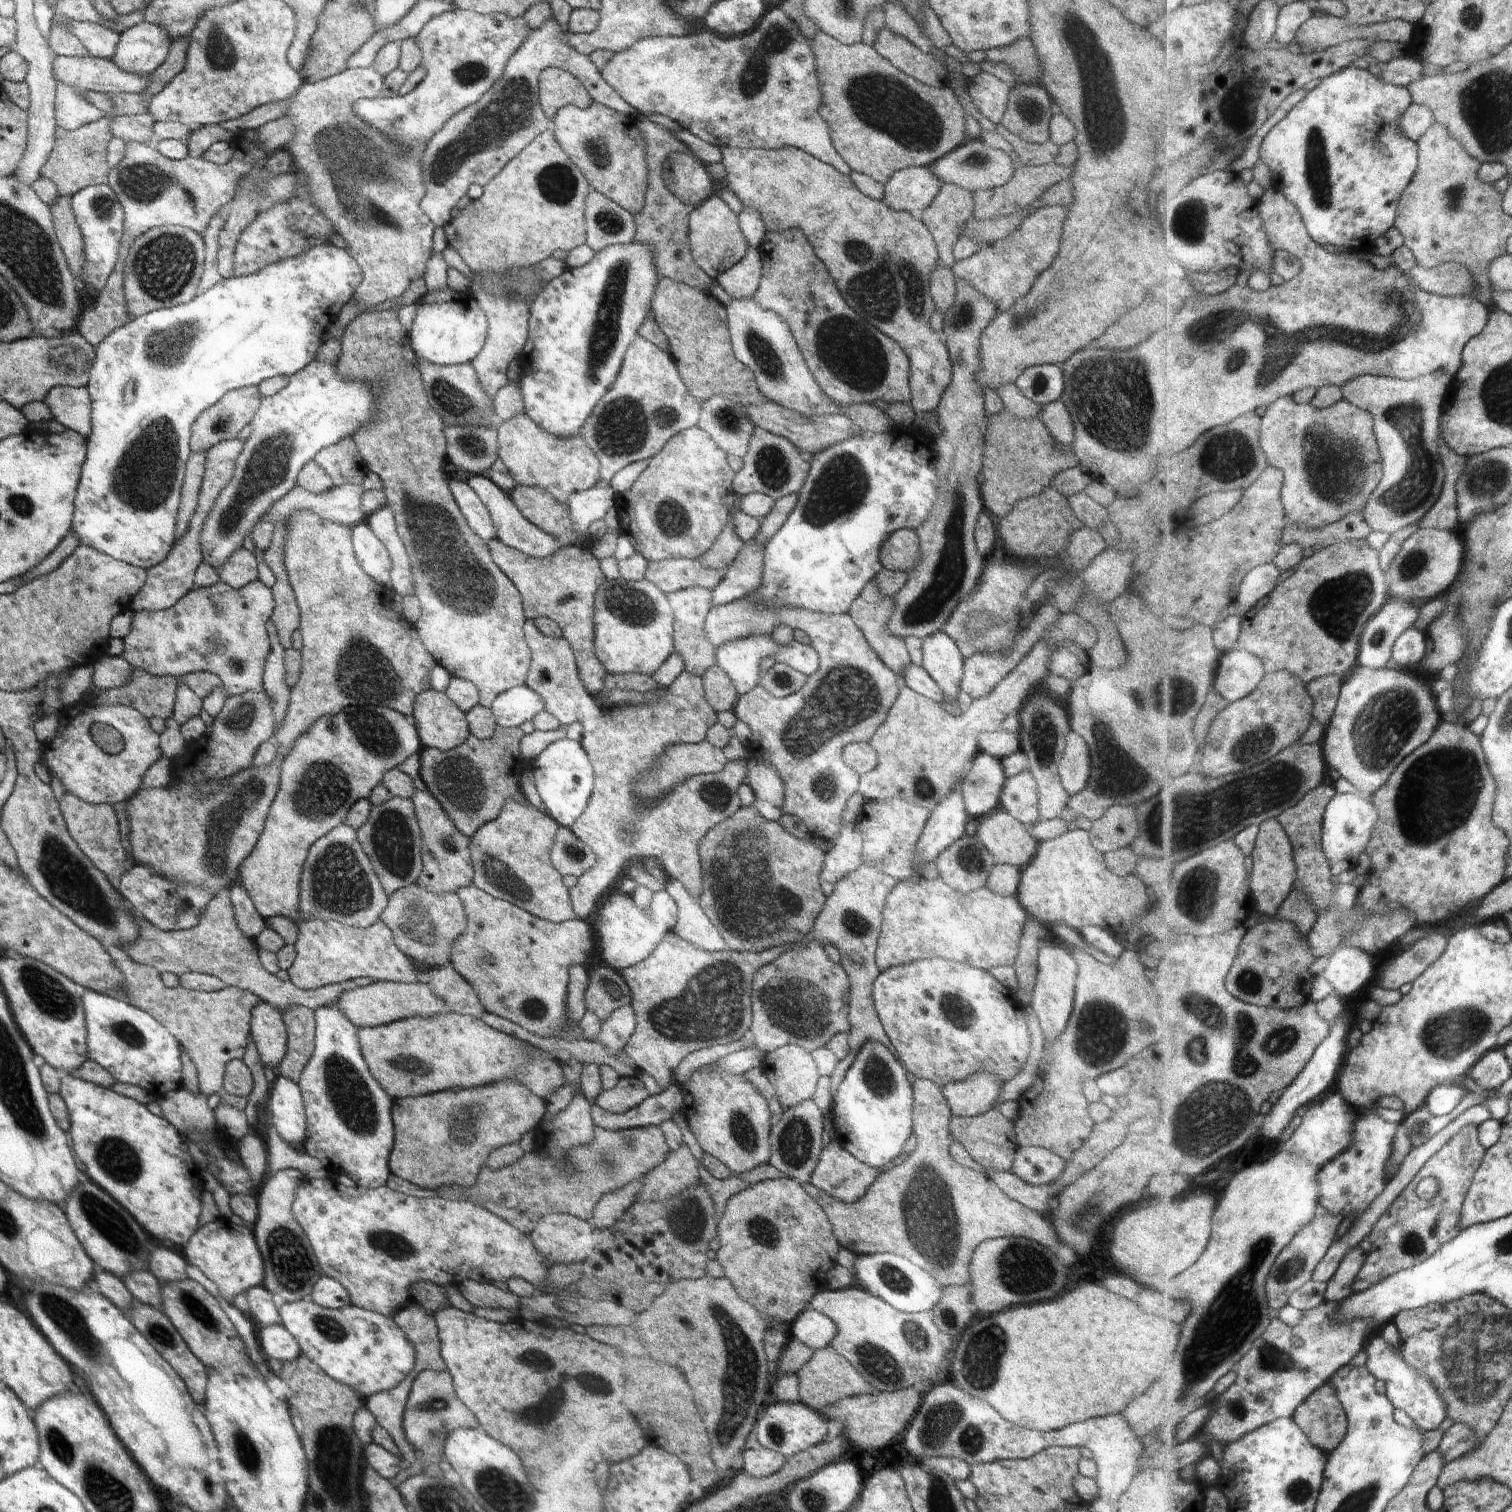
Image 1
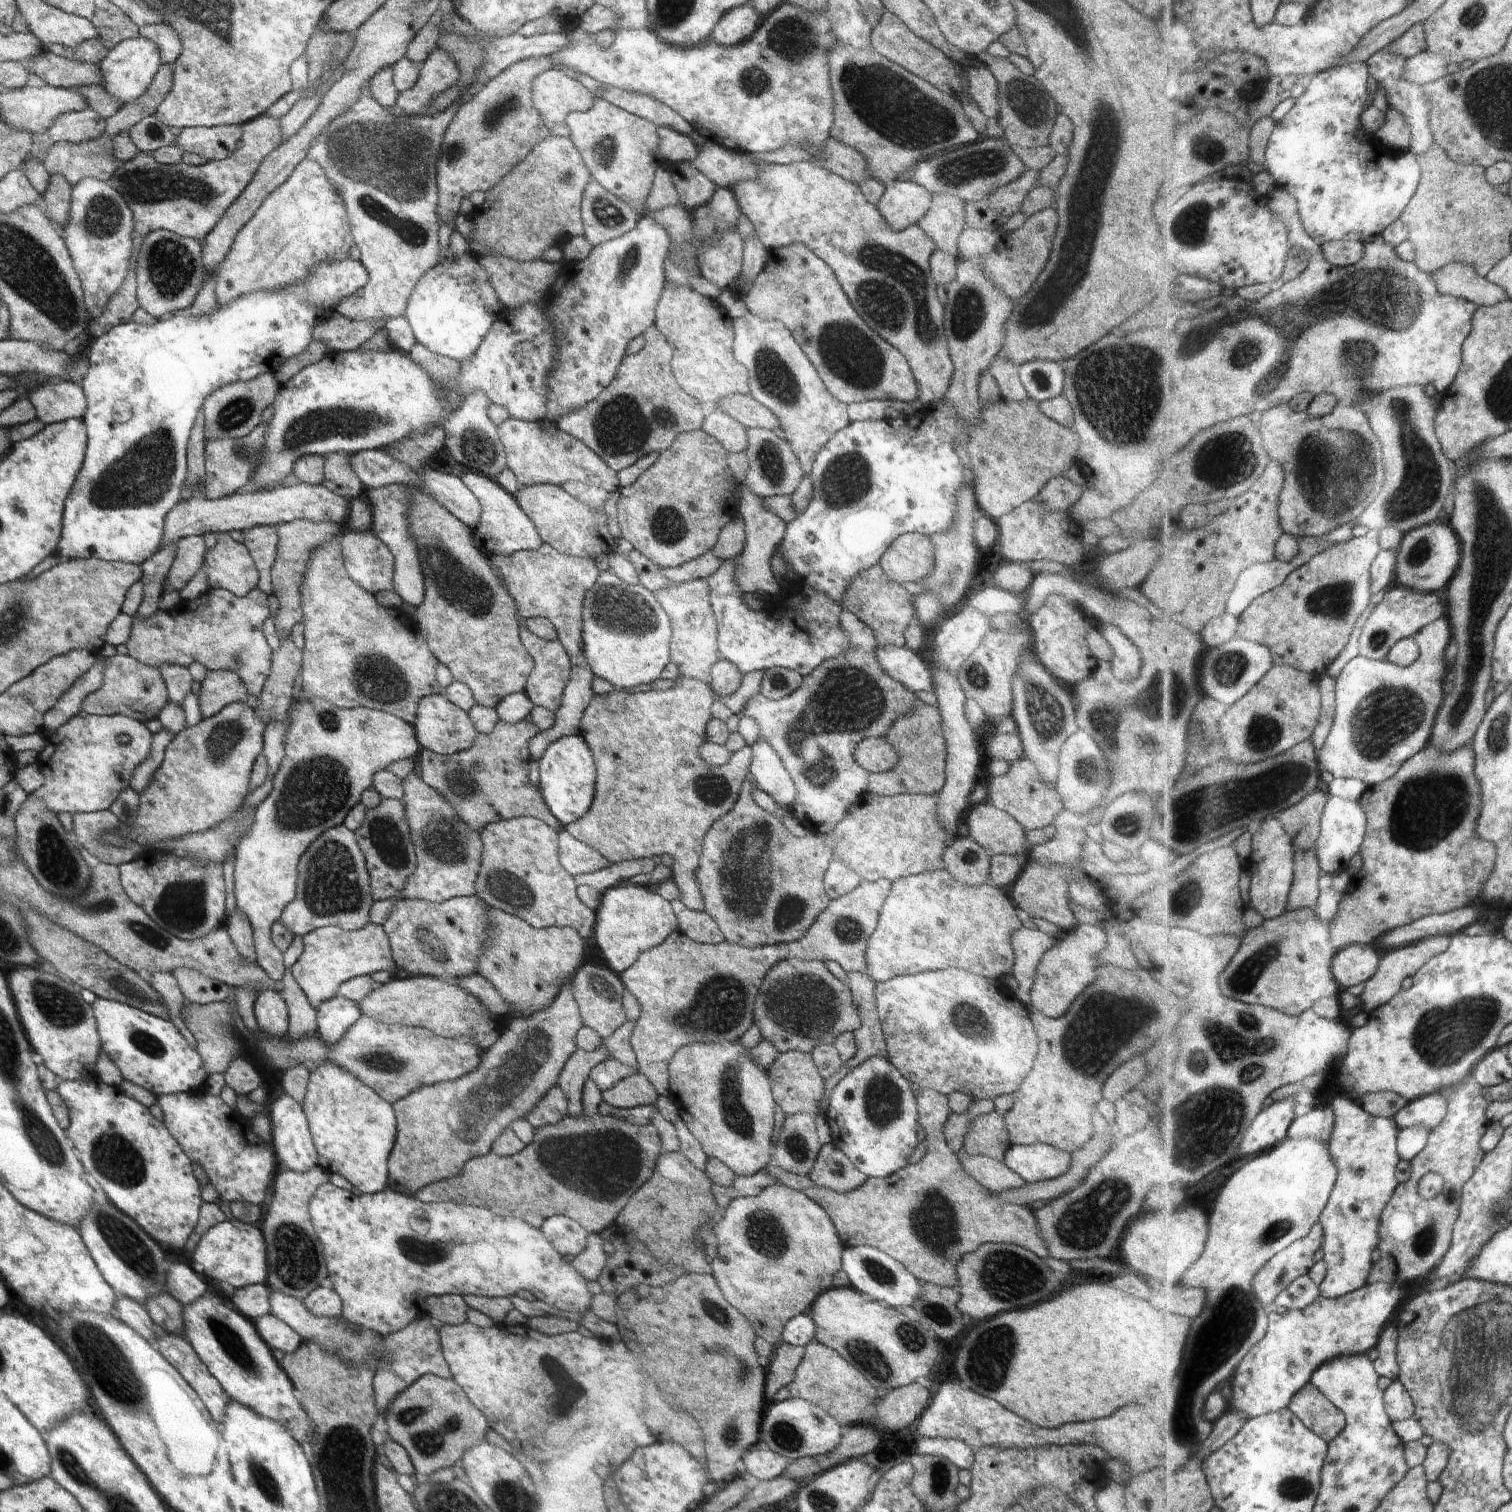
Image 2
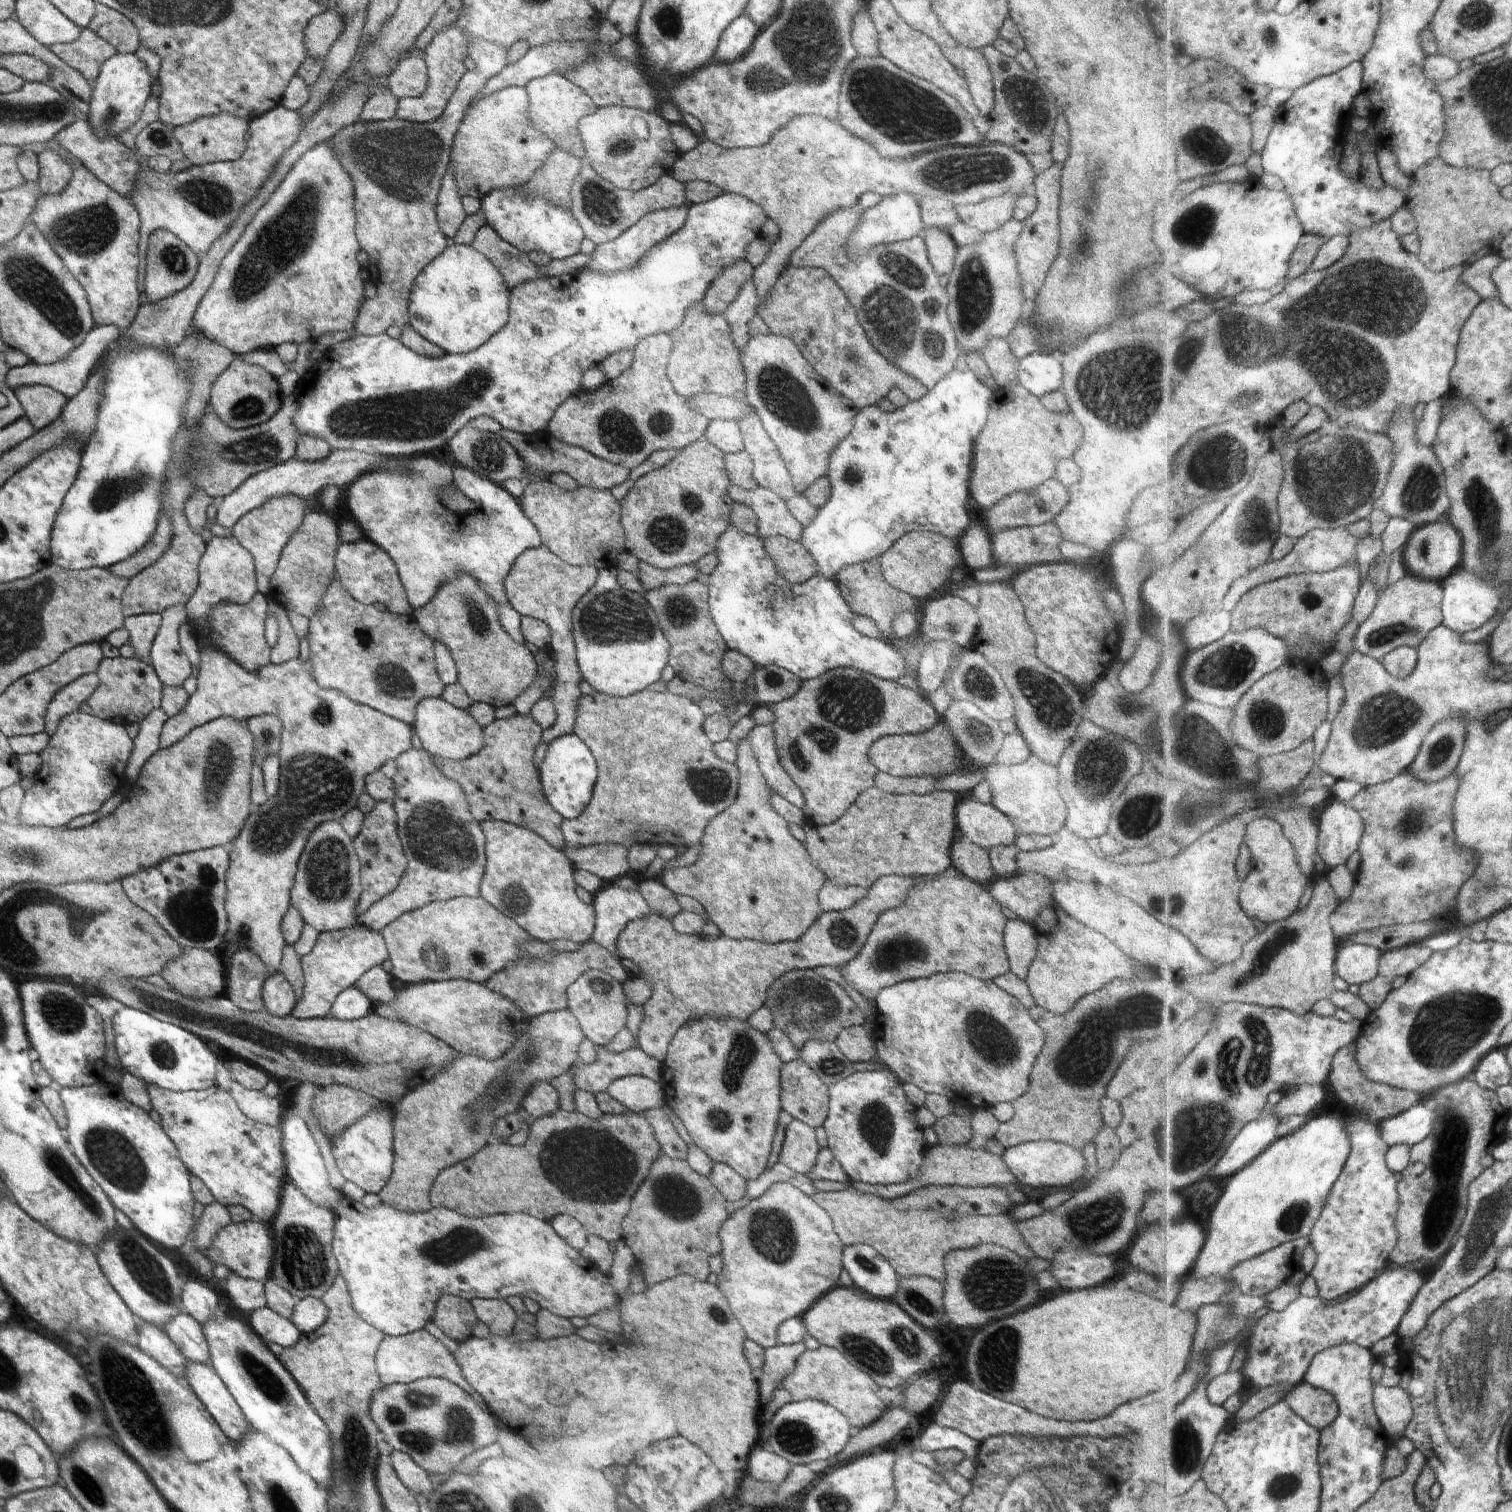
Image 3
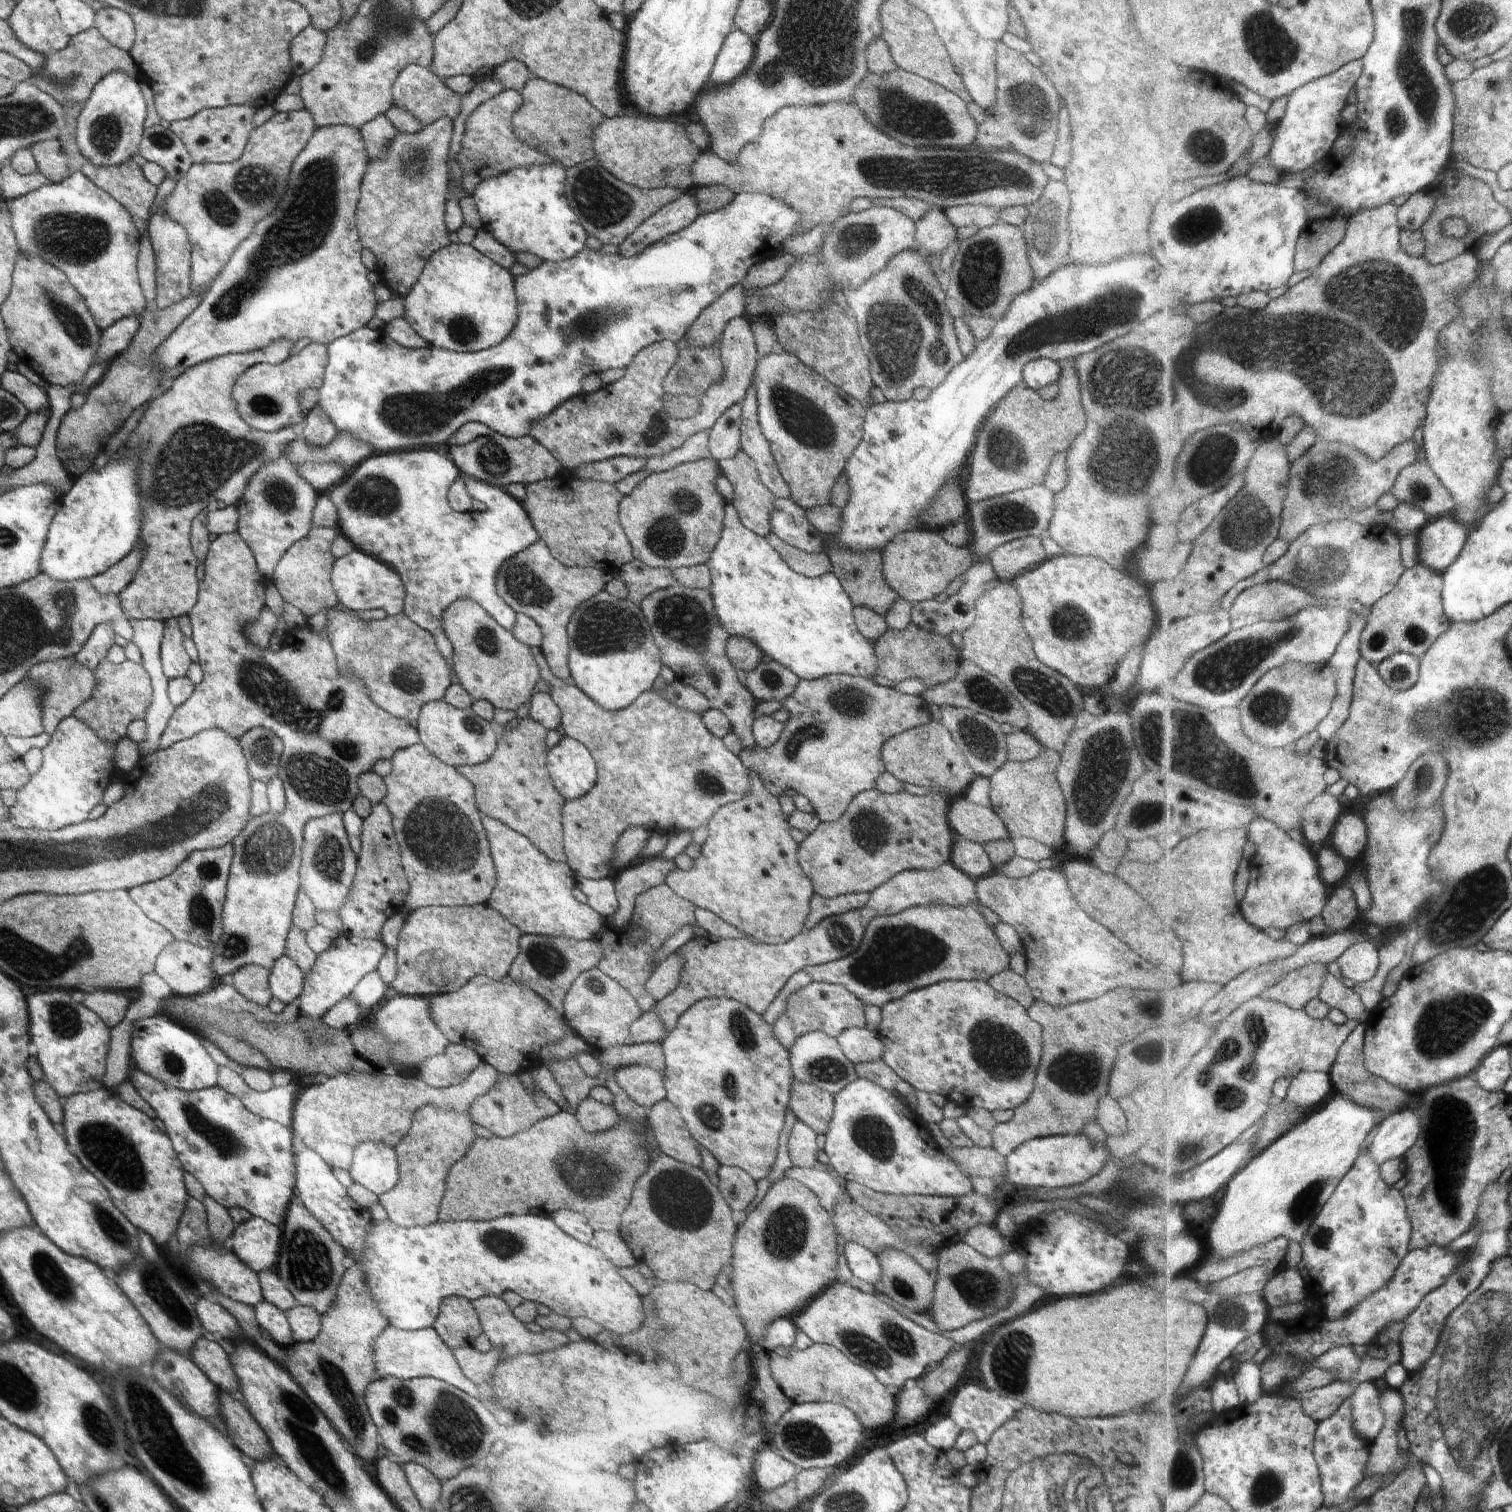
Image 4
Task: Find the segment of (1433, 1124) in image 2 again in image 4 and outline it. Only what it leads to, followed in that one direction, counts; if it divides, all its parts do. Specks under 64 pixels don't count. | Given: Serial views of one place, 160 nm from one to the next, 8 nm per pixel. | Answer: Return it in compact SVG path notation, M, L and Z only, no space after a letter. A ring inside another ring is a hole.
M1402 1109L1390 1114L1380 1126L1367 1155L1382 1166L1392 1158L1401 1157L1416 1146L1422 1134L1423 1124L1412 1110Z

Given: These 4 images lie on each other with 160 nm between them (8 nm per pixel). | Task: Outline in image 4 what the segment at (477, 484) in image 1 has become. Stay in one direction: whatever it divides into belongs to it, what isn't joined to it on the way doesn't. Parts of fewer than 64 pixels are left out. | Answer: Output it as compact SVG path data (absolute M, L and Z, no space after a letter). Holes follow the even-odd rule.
M432 448L376 453L323 493L336 507L339 533L399 574L406 593L403 612L432 634L452 670L453 646L441 623L444 610L459 599L472 599L512 633L517 612L497 594L495 576L502 563L539 539L523 503L482 481L469 479L467 493L484 502L486 511L454 512L446 496L458 475L453 460Z

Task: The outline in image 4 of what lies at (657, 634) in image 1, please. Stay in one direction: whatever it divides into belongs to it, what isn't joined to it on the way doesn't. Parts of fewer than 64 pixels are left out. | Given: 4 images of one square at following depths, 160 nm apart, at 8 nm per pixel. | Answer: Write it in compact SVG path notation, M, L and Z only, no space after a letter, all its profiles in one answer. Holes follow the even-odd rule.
M600 591L596 596L583 602L572 613L567 626L569 644L569 669L574 684L584 691L600 708L619 711L630 706L640 694L652 690L654 680L661 674L663 662L660 651L654 644L647 620L639 605L630 599L614 598L608 591Z

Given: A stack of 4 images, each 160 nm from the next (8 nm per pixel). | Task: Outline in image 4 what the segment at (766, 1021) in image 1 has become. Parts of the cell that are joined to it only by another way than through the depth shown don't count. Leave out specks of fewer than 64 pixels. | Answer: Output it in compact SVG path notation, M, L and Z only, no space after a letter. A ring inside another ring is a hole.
M811 982L802 990L792 994L787 1003L784 1014L792 1021L793 1031L797 1037L810 1031L822 1031L836 1038L843 1030L850 1027L866 1029L865 1002L848 992L842 985Z

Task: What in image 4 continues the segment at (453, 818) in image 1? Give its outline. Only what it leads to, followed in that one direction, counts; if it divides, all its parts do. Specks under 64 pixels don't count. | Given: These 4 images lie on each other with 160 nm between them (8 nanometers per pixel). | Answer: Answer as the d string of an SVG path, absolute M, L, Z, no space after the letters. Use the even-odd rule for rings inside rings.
M529 716L522 720L516 729L505 730L502 737L497 739L497 747L490 760L473 767L465 766L457 769L474 785L475 801L482 814L487 814L507 824L512 830L528 838L540 852L553 861L566 863L561 823L561 810L566 800L557 792L547 771L547 754L549 753L549 748L546 746L547 732L547 728Z

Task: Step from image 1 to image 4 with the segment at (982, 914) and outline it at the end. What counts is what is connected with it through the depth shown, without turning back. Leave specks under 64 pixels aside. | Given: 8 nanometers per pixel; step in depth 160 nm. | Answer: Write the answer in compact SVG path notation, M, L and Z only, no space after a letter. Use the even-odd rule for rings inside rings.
M976 900L972 904L957 907L941 904L912 907L897 915L873 918L867 924L862 942L854 954L829 963L807 966L804 972L814 983L842 985L866 1005L873 1004L878 1008L913 990L929 987L940 981L976 979L988 982L992 976L1009 968L1009 954L1000 946L994 929L979 912L980 905L982 904Z

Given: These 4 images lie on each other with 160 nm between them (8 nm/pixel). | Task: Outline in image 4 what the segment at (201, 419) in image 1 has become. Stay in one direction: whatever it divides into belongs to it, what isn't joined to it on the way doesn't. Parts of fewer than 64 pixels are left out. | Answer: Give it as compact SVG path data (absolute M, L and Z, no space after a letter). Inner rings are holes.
M312 342L299 353L290 355L284 362L276 365L260 363L251 366L236 379L232 389L232 398L237 411L252 428L269 433L304 424L305 412L303 406L298 403L298 398L303 390L307 388L318 390L322 386L327 364L327 345Z

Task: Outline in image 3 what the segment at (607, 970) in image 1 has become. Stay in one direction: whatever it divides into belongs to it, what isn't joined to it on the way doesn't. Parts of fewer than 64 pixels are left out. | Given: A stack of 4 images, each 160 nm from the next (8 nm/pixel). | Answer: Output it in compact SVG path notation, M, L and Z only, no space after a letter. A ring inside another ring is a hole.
M591 969L584 972L567 991L567 1008L578 1020L585 1038L592 1040L594 1045L606 1046L612 1038L626 1027L628 1022L628 1006L622 985L612 976Z

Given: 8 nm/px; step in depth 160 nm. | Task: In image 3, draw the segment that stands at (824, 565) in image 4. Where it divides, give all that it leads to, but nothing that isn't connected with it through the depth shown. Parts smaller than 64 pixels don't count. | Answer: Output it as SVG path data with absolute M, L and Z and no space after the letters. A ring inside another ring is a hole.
M776 536L763 539L763 548L786 582L800 584L816 575L812 556L804 552L798 541L793 542L788 538Z

